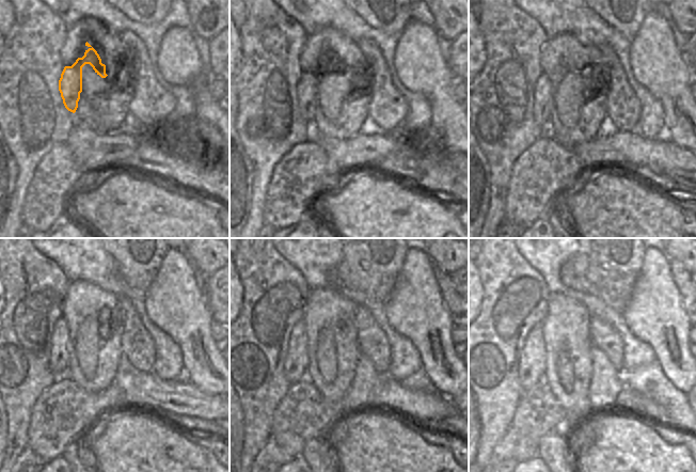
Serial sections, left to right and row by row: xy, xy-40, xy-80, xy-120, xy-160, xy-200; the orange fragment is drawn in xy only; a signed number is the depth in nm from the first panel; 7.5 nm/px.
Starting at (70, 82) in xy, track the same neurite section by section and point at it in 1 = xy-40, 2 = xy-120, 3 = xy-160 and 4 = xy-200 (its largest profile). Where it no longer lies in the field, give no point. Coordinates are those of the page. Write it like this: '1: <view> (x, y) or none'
1: xy-40 (307, 87)
2: xy-120 (59, 362)
3: xy-160 (296, 362)
4: xy-200 (532, 367)

